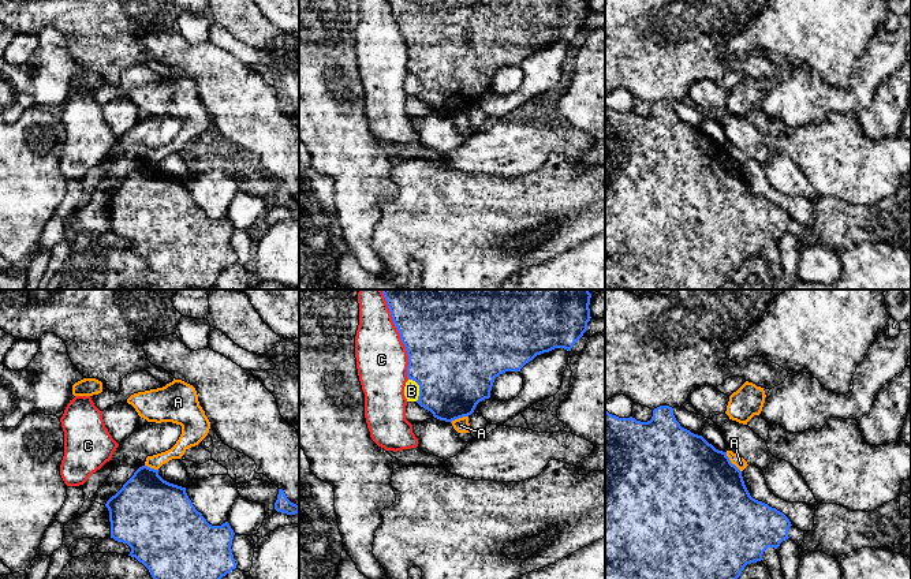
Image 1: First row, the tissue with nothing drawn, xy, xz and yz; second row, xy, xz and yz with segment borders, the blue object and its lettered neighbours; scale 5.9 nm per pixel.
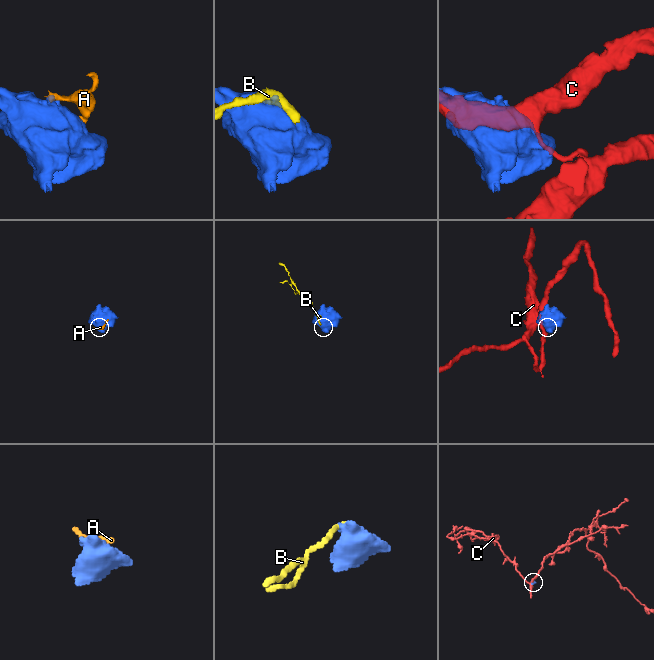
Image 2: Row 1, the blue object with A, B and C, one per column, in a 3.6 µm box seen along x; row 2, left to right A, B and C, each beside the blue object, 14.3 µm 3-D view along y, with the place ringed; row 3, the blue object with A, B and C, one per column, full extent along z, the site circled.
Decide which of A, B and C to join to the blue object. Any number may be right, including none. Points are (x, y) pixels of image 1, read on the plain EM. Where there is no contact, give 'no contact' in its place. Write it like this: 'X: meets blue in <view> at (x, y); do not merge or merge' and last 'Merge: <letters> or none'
A: meets blue in yz at (730, 156); do not merge
B: meets blue in xz at (419, 82); do not merge
C: meets blue in xz at (402, 36); do not merge
Merge: none

